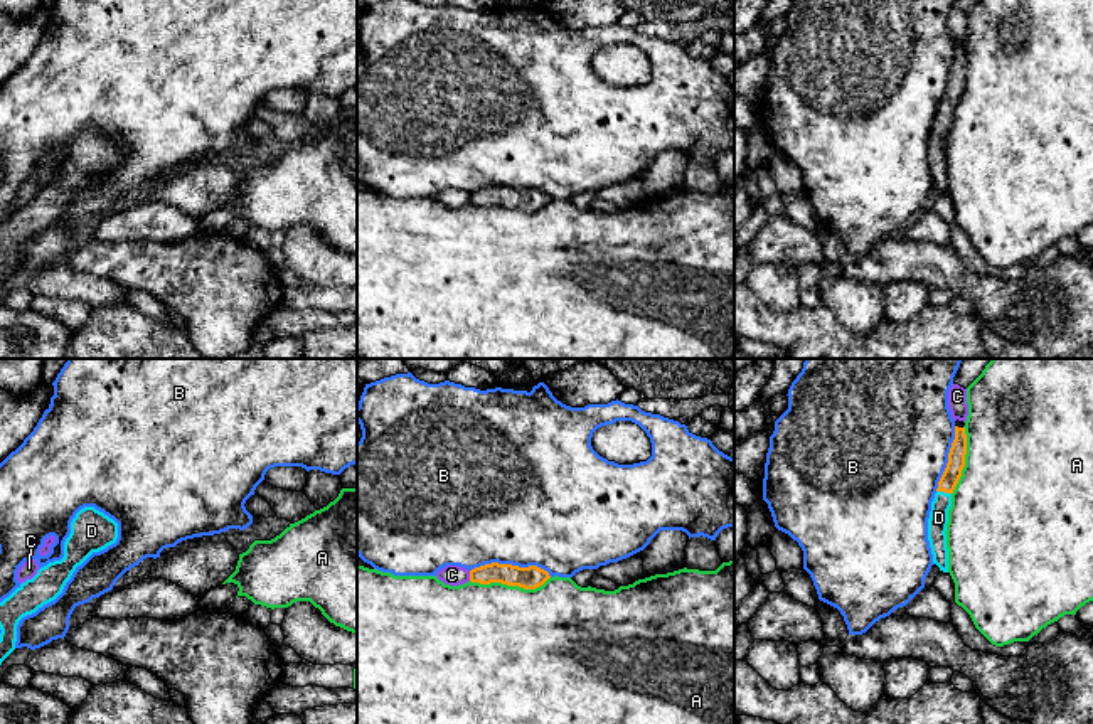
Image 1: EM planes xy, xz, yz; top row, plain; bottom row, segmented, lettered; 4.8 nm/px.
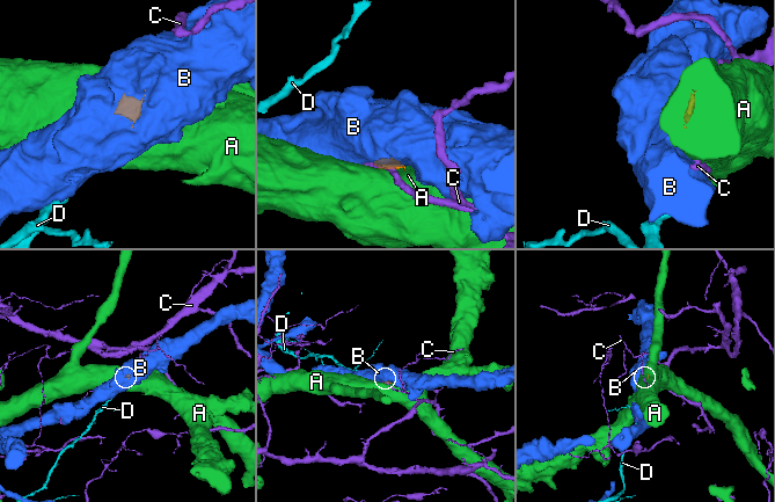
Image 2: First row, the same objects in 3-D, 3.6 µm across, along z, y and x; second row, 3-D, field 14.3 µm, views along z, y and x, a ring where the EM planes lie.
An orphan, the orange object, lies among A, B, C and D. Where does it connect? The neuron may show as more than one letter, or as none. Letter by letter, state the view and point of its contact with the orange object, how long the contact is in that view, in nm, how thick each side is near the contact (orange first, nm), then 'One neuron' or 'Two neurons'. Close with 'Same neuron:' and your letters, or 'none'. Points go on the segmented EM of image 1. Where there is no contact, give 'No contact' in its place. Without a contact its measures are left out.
A: Touches orange at xz (509, 585). Shared border 380 nm. Thickness 110 nm (orange) against 500 nm. Two neurons
B: Touches orange at xz (511, 564). Shared border 400 nm. Thickness 110 nm (orange) against 500 nm. Two neurons
C: Touches orange at xz (470, 576). Shared border 50 nm. Thickness 100 nm (orange) against 100 nm. Two neurons
D: Touches orange at yz (943, 490). Shared border 70 nm. Thickness 90 nm (orange) against 100 nm. One neuron
Same neuron: D

